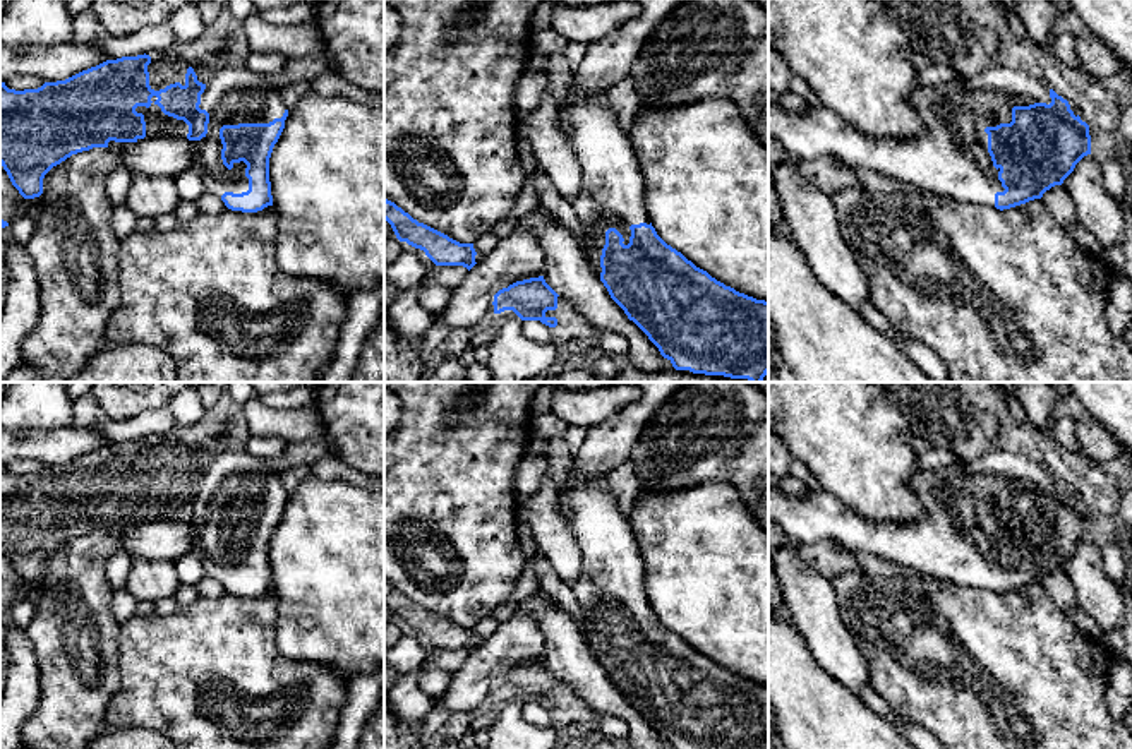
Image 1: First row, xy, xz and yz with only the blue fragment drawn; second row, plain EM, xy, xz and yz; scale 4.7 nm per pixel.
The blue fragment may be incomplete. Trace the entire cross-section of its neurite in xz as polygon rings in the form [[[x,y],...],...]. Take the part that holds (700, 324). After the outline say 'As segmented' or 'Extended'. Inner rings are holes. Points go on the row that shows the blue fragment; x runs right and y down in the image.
[[[609,91],[556,99],[557,118],[581,165],[581,187],[571,201],[585,233],[585,254],[624,310],[676,370],[762,382],[768,374],[768,302],[712,278],[655,231],[645,209],[640,161],[609,106]]]. Extended

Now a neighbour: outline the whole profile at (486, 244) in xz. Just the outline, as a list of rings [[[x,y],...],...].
[[[492,231],[489,235],[482,235],[477,242],[473,242],[473,249],[477,252],[475,262],[487,257],[497,245],[499,237]]]

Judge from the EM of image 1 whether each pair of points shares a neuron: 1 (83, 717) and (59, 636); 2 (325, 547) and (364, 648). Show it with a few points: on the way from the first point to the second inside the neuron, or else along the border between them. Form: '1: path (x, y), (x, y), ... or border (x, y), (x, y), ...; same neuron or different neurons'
1: path (76, 696), (76, 657); same neuron
2: path (350, 573), (357, 580), (357, 623); same neuron

